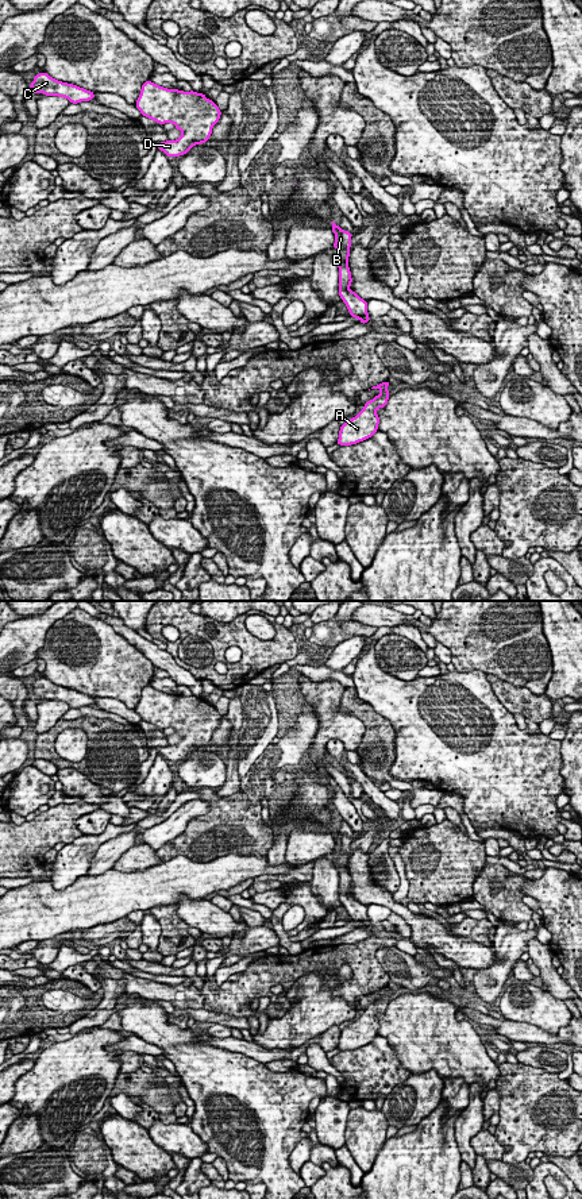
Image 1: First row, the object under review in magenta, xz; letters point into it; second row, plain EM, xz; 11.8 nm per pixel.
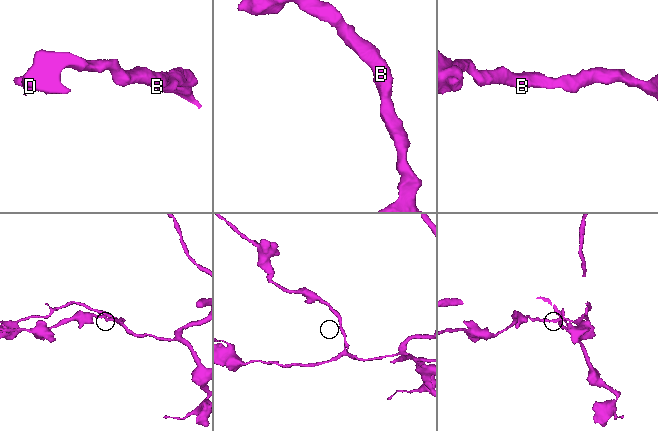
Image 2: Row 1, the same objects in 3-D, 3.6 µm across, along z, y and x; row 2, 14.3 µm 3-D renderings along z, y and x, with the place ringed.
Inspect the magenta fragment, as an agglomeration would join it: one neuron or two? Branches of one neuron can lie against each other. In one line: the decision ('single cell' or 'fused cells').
single cell

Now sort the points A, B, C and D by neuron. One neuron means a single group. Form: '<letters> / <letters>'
A B C D

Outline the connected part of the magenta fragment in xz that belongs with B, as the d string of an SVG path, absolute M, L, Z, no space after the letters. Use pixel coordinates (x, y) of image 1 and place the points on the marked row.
M332 223L332 232L335 234L335 243L332 248L338 248L338 267L339 267L339 296L342 301L346 304L348 313L358 319L359 323L366 324L371 319L367 313L367 301L361 298L355 292L350 289L352 284L351 271L348 267L348 257L350 257L350 247L351 247L351 238L352 234L348 231L342 230L339 225Z

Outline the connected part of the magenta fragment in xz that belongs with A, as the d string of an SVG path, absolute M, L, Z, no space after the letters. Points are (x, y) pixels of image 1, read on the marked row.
M389 381L373 386L371 389L379 389L381 393L373 400L369 400L363 409L352 419L340 425L339 439L336 444L351 446L371 437L378 431L379 417L377 415L378 408L385 408L389 400Z

